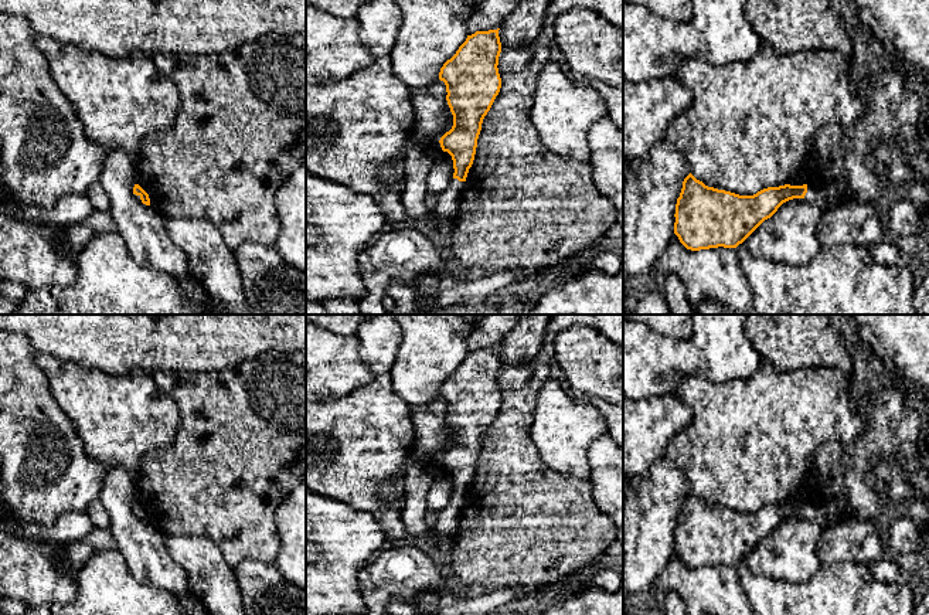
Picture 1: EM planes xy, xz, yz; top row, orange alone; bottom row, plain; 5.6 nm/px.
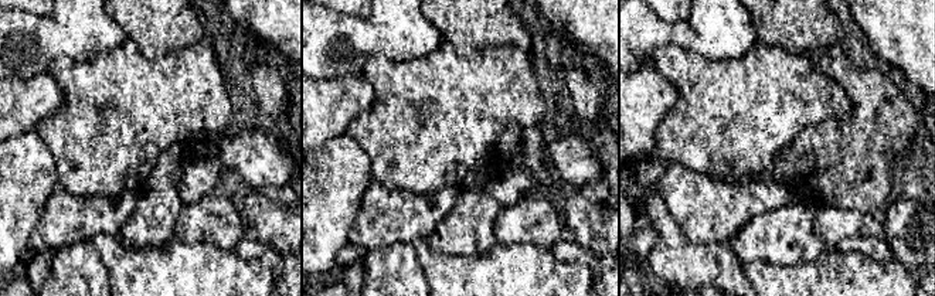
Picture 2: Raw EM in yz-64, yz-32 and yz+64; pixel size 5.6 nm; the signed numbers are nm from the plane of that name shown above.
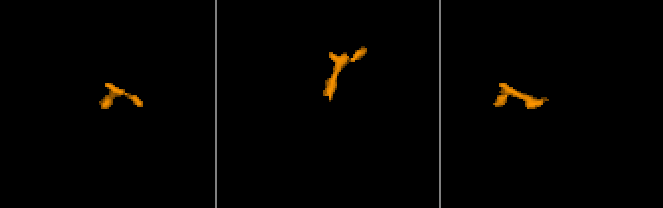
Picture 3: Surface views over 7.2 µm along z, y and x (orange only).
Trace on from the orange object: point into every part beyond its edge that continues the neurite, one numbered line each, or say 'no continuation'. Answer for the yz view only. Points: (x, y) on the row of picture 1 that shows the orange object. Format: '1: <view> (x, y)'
1: yz (829, 196)

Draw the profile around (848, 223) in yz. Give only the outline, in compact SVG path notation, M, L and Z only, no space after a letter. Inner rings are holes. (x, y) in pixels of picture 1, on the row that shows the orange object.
M843 200L833 208L823 210L819 218L817 237L823 247L870 248L887 235L877 207Z

